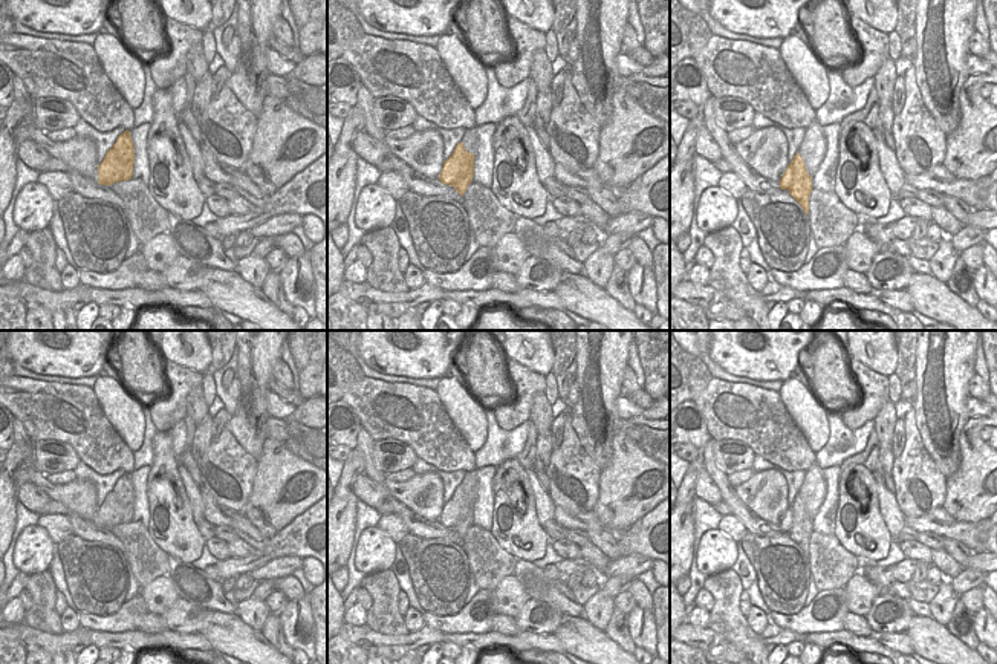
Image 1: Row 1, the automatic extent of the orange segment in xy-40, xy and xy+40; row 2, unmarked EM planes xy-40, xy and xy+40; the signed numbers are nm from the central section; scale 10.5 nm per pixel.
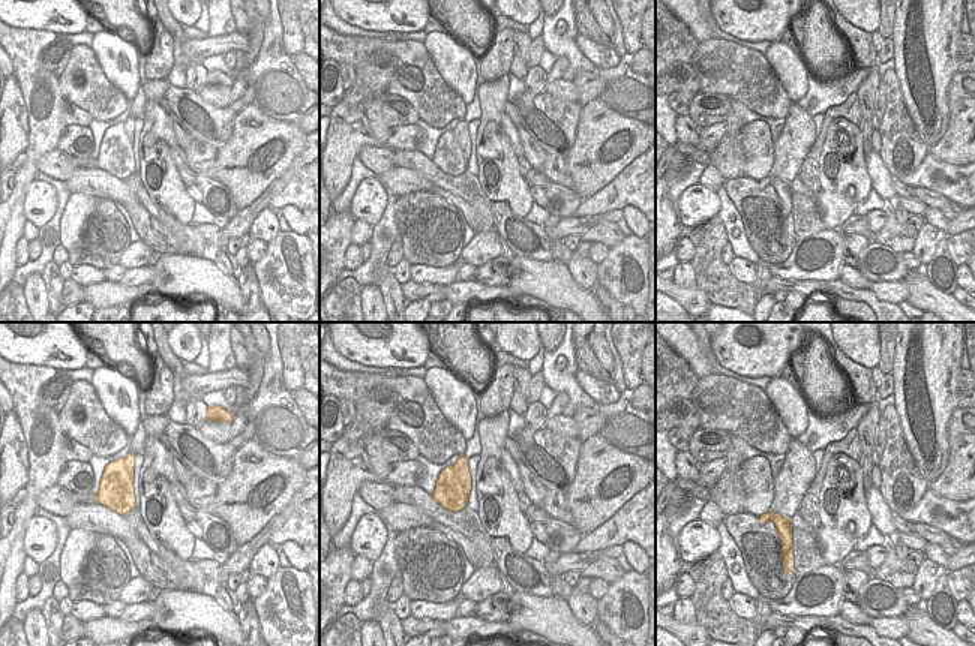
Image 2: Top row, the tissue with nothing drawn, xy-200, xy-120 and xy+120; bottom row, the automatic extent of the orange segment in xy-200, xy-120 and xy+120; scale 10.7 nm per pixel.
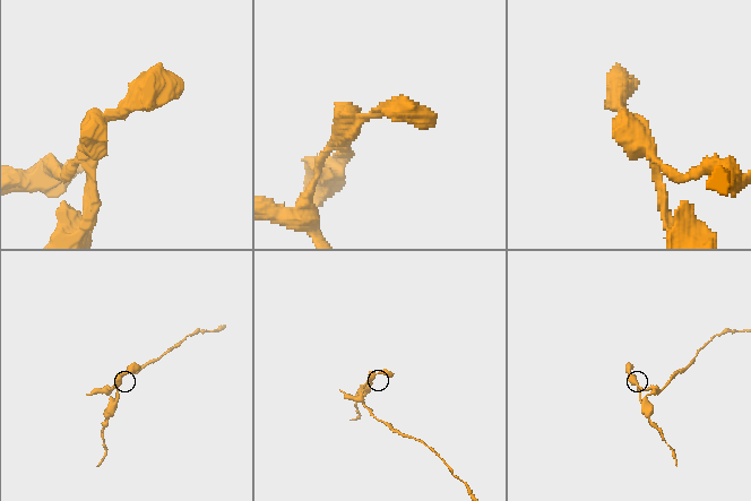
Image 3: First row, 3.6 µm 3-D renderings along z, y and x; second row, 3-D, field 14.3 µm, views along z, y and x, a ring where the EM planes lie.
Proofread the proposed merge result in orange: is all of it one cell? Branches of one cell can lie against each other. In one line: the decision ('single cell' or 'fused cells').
fused cells

